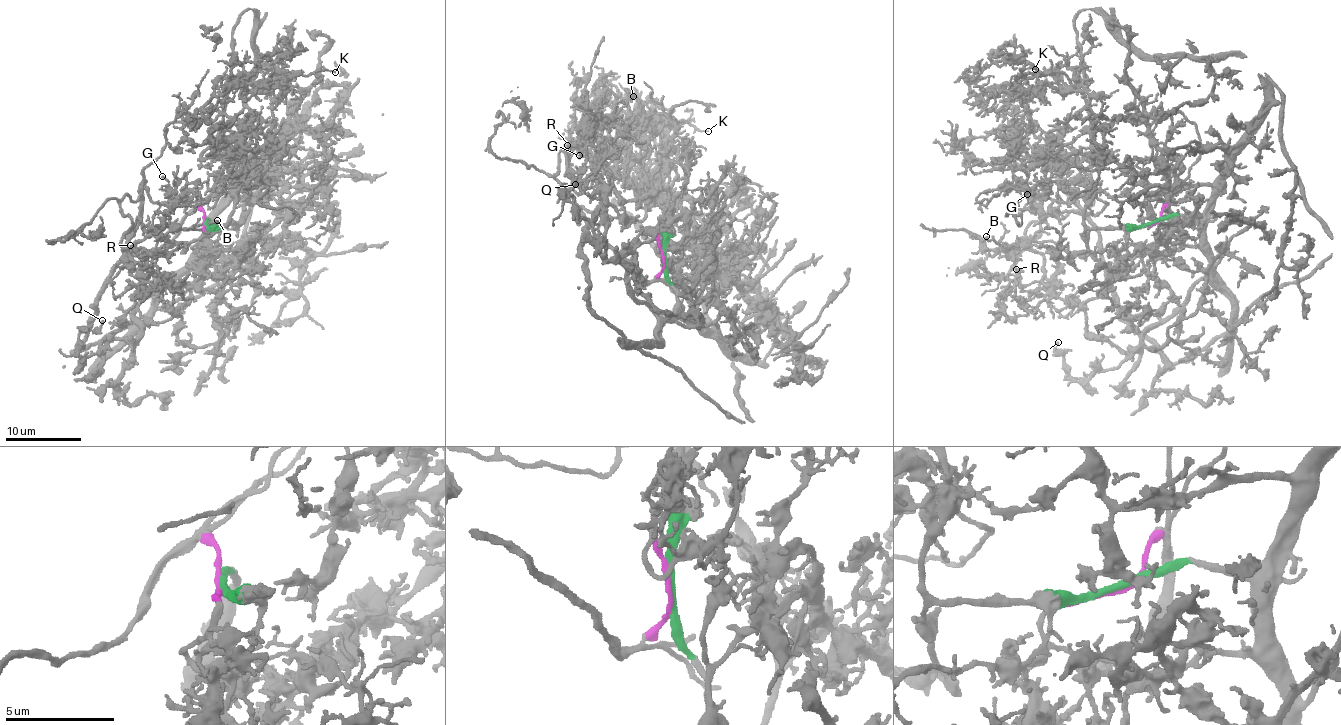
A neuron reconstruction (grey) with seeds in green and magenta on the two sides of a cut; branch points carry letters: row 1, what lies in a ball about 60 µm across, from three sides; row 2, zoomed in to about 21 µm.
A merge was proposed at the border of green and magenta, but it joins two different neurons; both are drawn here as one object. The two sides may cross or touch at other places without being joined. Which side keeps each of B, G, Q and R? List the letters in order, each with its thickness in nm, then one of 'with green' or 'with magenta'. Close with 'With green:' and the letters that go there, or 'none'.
B: 240 nm thick; with magenta
G: 120 nm thick; with magenta
Q: 130 nm thick; with green
R: 280 nm thick; with magenta
With green: Q

